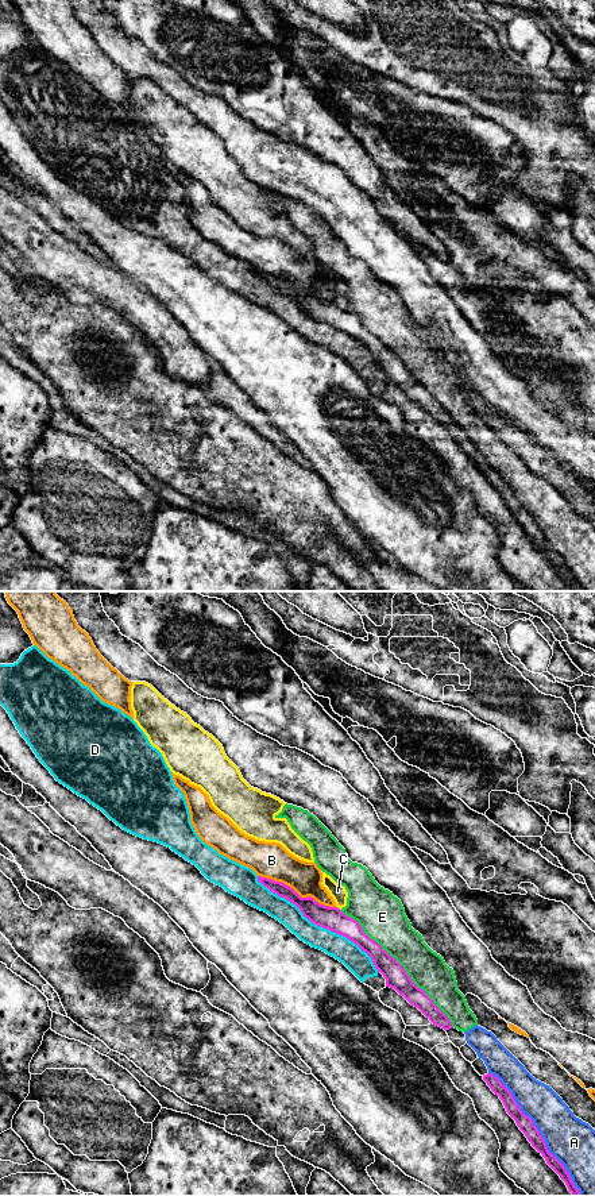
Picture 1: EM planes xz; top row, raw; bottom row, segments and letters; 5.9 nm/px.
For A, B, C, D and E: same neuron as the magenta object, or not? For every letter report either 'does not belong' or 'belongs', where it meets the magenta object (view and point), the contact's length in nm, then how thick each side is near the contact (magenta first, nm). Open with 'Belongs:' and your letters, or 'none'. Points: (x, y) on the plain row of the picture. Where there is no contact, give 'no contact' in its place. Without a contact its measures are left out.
Belongs: none
A: does not belong | xz (539, 528) | 900 nm | 90/280 nm
B: does not belong | xz (296, 288) | 500 nm | 130/220 nm
C: does not belong | xz (339, 304) | 40 nm | 140/90 nm
D: does not belong | xz (319, 320) | 900 nm | 140/140 nm
E: does not belong | xz (400, 359) | 1000 nm | 130/240 nm

